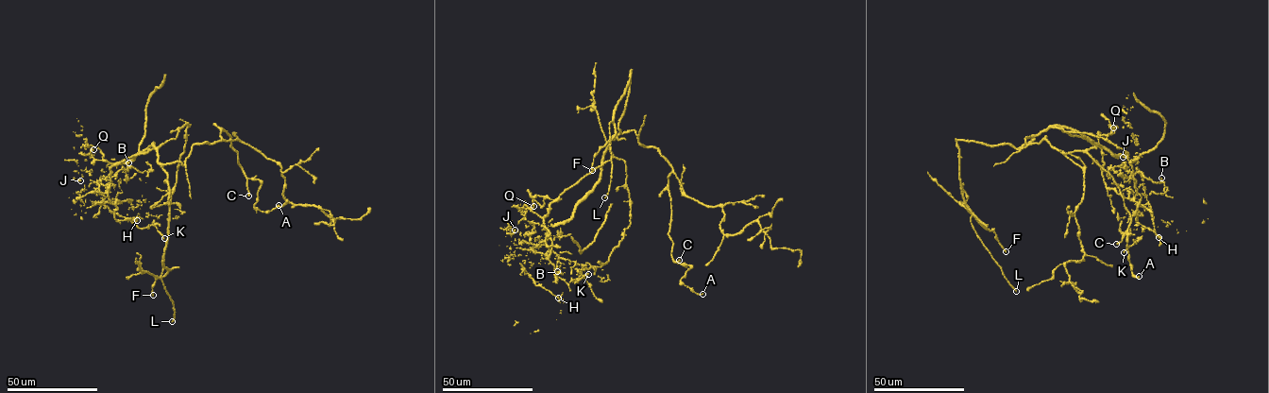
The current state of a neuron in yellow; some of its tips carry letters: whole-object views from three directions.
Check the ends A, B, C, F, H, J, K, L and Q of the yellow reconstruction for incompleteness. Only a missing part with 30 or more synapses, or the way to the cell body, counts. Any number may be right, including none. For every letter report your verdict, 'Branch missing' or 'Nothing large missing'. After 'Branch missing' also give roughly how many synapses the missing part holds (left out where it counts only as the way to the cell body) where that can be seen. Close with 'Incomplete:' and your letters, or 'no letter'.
A: Nothing large missing
B: Nothing large missing
C: Branch missing. Roughly 130 synapses
F: Nothing large missing
H: Nothing large missing
J: Branch missing. Roughly 30 synapses
K: Nothing large missing
L: Branch missing. Roughly 90 synapses
Q: Nothing large missing
Incomplete: C, J, L

